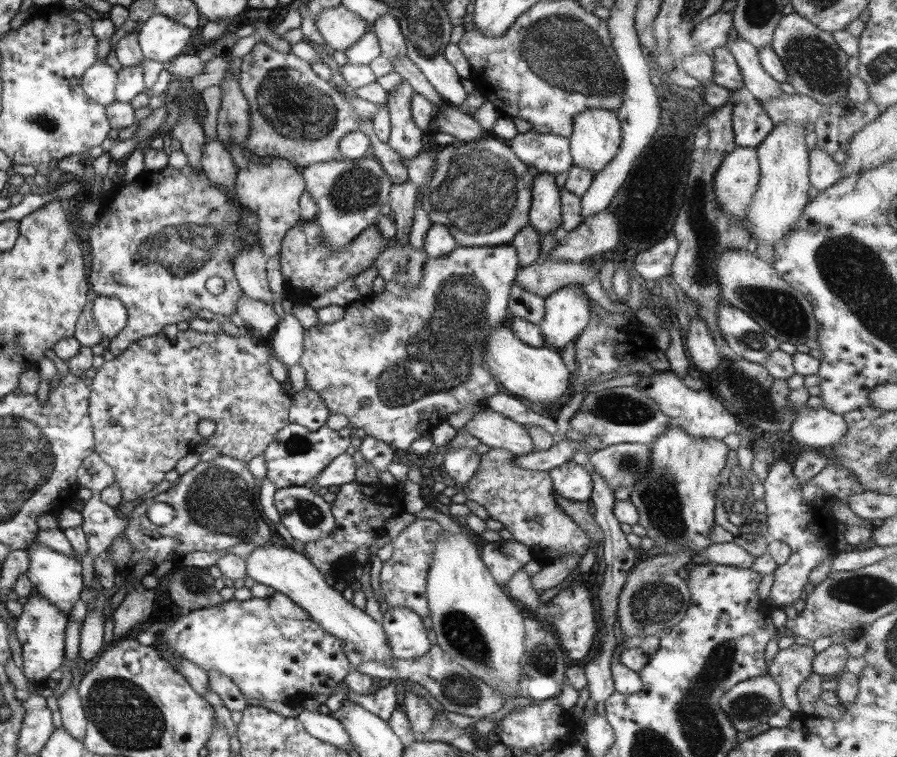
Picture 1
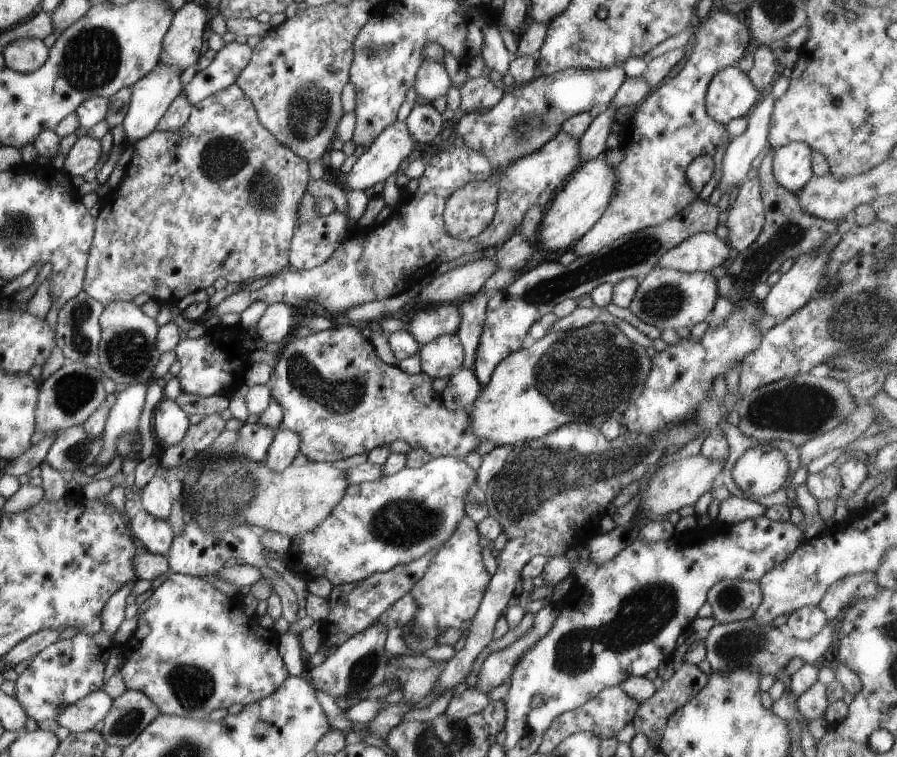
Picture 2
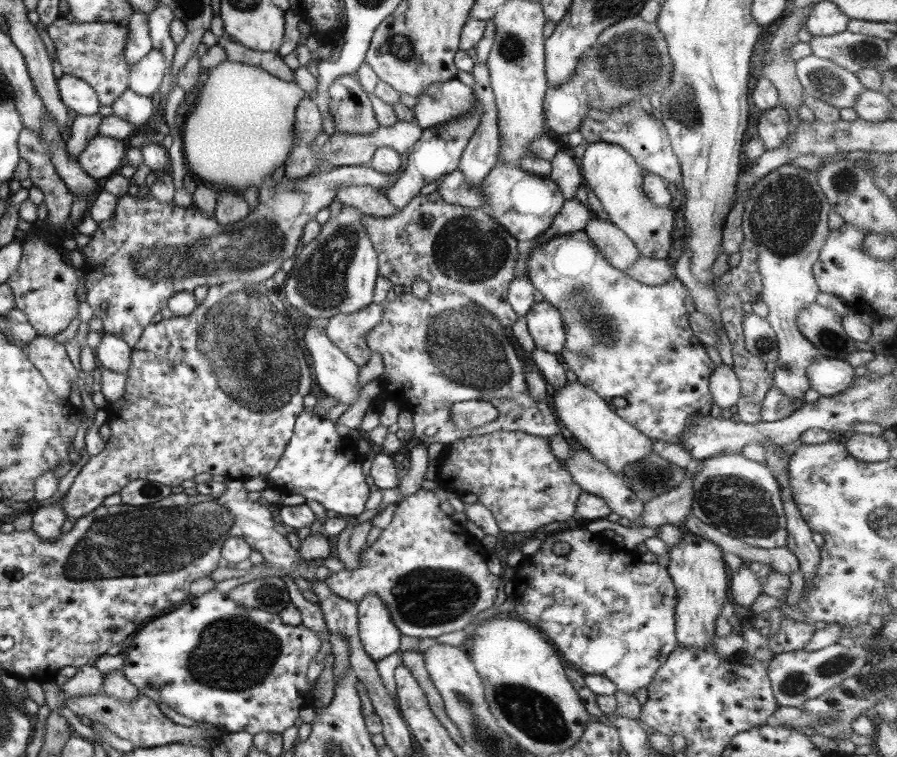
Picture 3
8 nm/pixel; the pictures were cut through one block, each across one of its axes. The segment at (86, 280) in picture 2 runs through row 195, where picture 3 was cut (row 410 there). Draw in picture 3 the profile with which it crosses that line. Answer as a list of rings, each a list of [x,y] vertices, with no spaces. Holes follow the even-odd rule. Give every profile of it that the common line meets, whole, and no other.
[[[223,282],[218,286],[209,287],[205,299],[188,316],[170,317],[161,319],[156,324],[149,324],[131,350],[130,364],[126,370],[126,383],[120,400],[111,405],[107,404],[105,407],[108,412],[106,423],[110,428],[110,436],[103,446],[103,450],[88,458],[63,495],[61,509],[65,513],[65,518],[74,521],[85,516],[101,505],[103,498],[118,493],[133,479],[145,479],[171,487],[179,486],[183,480],[189,480],[201,472],[207,472],[214,479],[229,478],[229,480],[240,480],[241,482],[247,478],[255,478],[255,476],[266,476],[275,466],[279,456],[283,454],[287,441],[291,438],[295,420],[304,410],[303,398],[309,394],[309,388],[311,388],[311,372],[309,372],[309,366],[303,359],[301,348],[299,348],[299,344],[304,343],[303,329],[311,322],[310,317],[303,316],[301,312],[291,307],[278,290],[267,291],[262,285],[257,285],[255,288],[246,287],[241,282]]]

